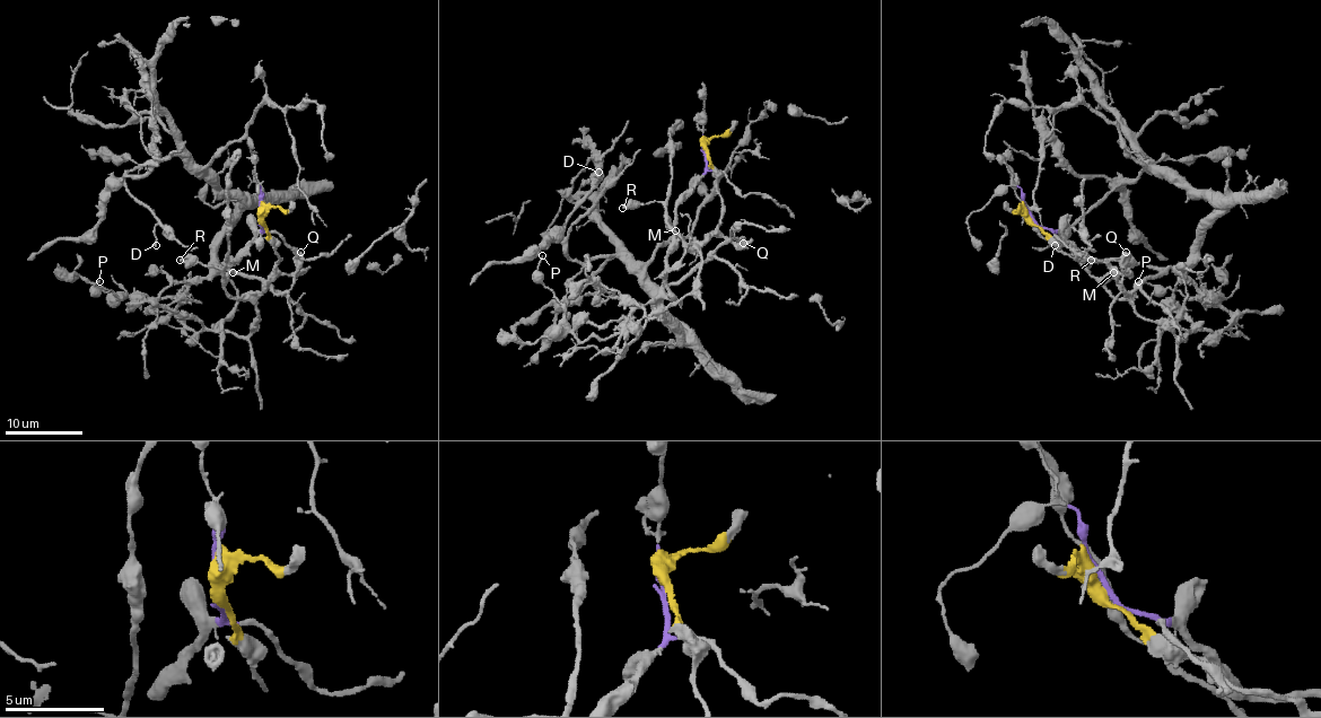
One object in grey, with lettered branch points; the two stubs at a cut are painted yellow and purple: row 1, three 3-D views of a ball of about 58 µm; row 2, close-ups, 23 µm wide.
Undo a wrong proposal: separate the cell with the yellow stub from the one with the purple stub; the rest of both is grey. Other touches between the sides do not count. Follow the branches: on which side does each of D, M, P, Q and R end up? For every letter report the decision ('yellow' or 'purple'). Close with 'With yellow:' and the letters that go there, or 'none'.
D: purple
M: yellow
P: purple
Q: purple
R: yellow
With yellow: M, R

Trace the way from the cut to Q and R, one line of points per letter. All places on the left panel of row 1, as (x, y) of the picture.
Q: (260, 215), (262, 229), (227, 261), (224, 271), (259, 277), (280, 294), (291, 286), (302, 251)
R: (262, 215), (262, 224), (280, 259), (260, 292), (233, 298), (225, 290), (224, 274), (216, 266), (181, 259)

